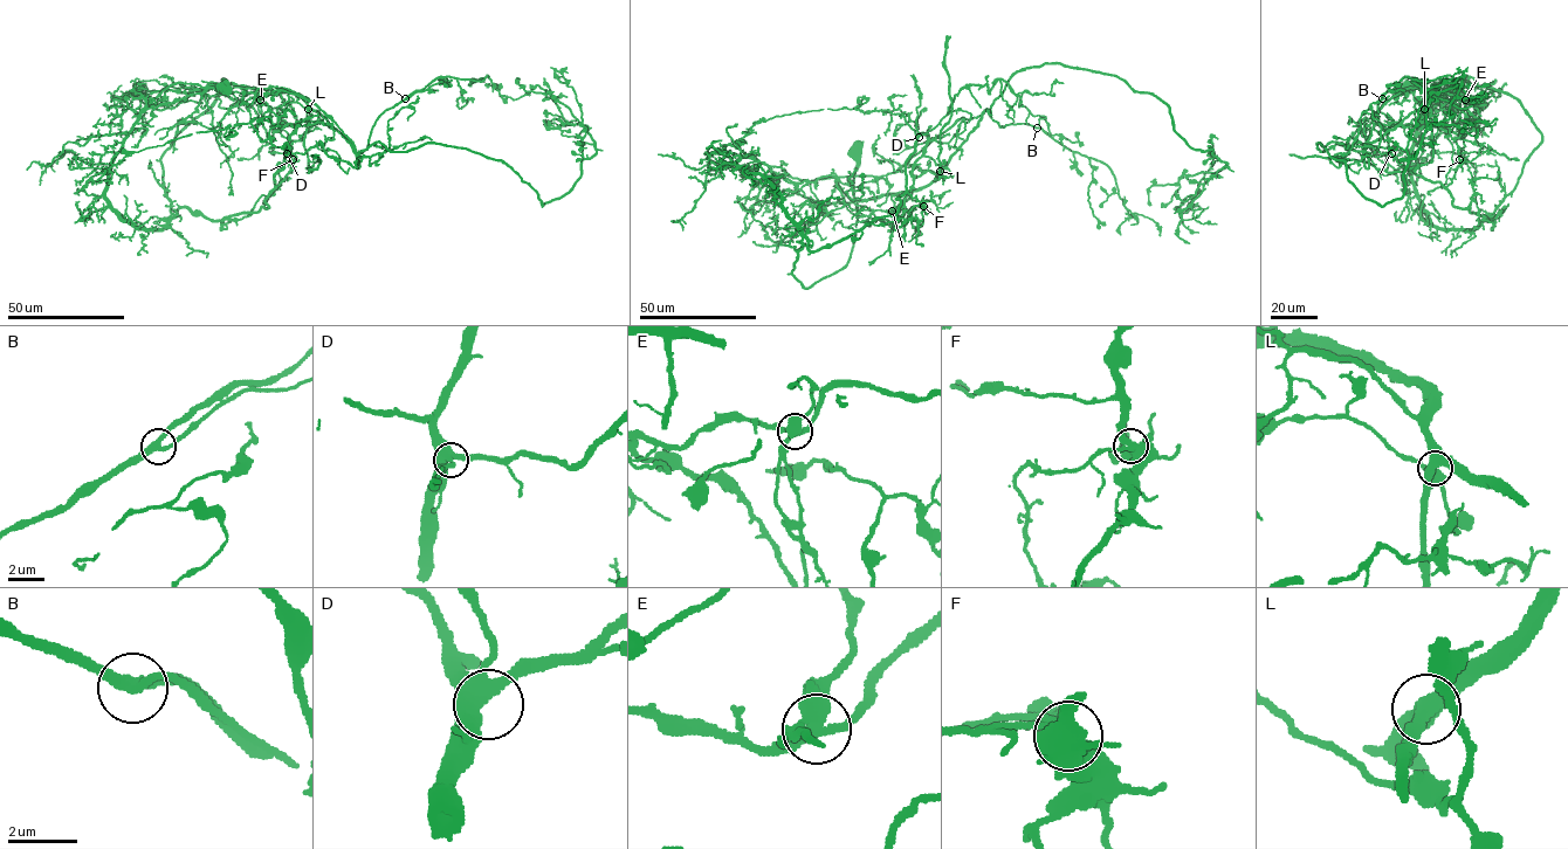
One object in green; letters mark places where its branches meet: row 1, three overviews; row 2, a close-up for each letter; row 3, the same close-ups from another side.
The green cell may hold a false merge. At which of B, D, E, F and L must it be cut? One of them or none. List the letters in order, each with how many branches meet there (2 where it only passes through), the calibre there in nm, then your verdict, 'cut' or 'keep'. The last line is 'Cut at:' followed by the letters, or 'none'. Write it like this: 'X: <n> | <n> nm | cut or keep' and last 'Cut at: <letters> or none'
B: 3 | 320 nm | keep
D: 4 | 460 nm | keep
E: 5 | 400 nm | cut
F: 3 | 320 nm | keep
L: 3 | 440 nm | keep
Cut at: E

